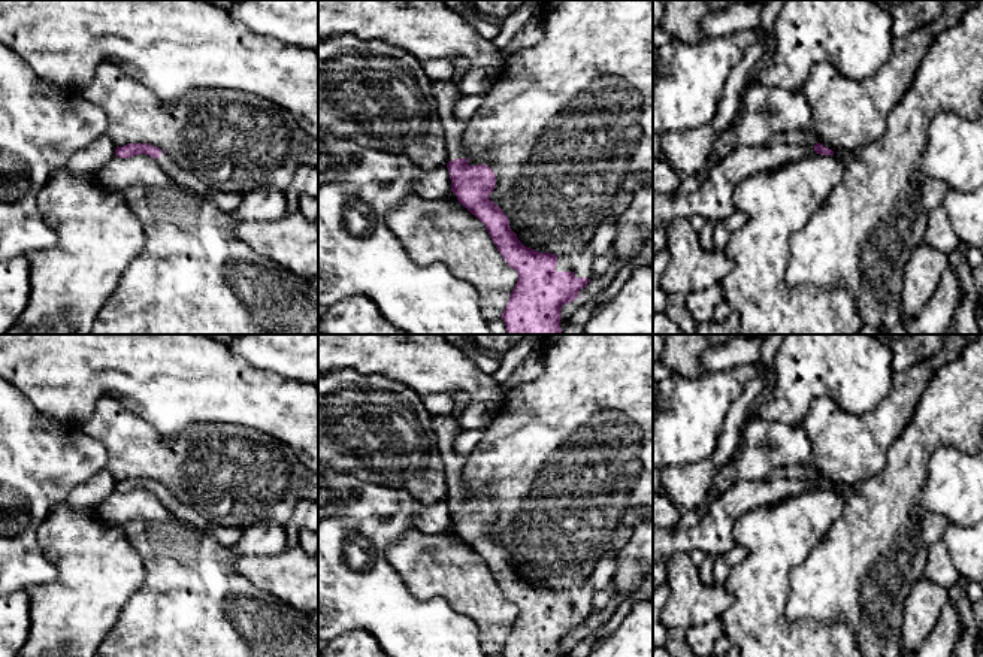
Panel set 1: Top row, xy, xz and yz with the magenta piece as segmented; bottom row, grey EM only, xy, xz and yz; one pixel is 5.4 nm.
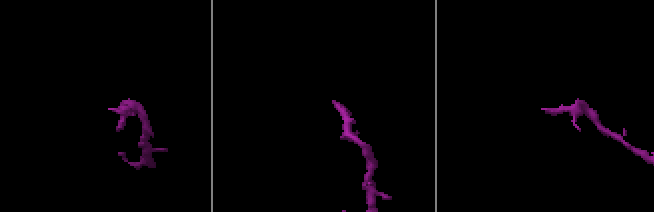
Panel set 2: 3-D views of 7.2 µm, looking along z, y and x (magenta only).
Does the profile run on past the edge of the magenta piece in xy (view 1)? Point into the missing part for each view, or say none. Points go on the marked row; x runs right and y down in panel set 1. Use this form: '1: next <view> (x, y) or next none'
1: next xy (227, 200)

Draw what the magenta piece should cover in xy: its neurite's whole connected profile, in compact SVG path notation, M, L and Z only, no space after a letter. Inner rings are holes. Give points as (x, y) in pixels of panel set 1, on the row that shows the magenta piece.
M128 143L124 146L117 146L115 149L115 155L120 158L130 158L139 154L152 157L178 185L194 190L226 212L235 211L242 202L242 193L205 187L196 175L181 167L173 158L167 157L157 146L151 146L148 143Z

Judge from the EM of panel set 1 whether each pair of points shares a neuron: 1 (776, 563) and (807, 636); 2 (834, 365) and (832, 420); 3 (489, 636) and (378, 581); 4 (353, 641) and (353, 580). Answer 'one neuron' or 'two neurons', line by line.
1: one neuron
2: two neurons
3: two neurons
4: two neurons

